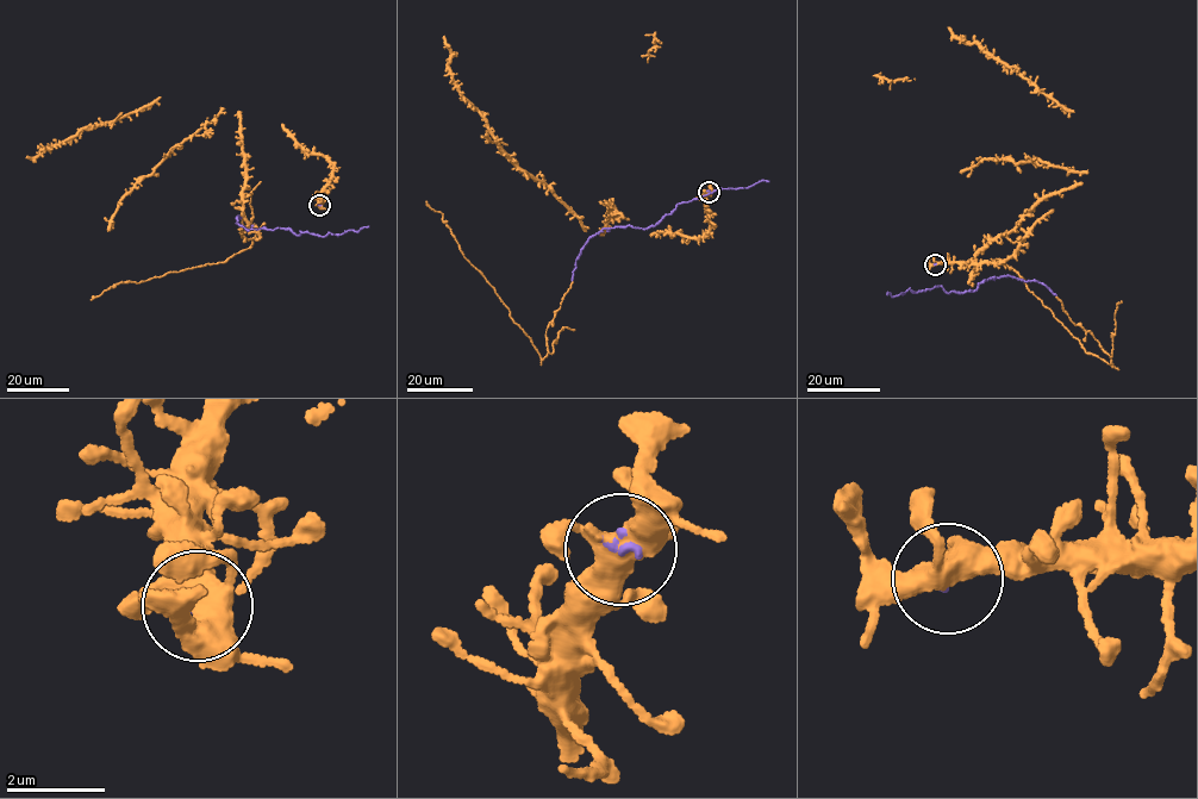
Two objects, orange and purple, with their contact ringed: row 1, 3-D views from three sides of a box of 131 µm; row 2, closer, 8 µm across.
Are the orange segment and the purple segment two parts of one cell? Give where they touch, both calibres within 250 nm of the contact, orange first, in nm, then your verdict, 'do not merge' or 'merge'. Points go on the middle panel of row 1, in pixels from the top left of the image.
(709, 192) | 480/110 nm | merge

